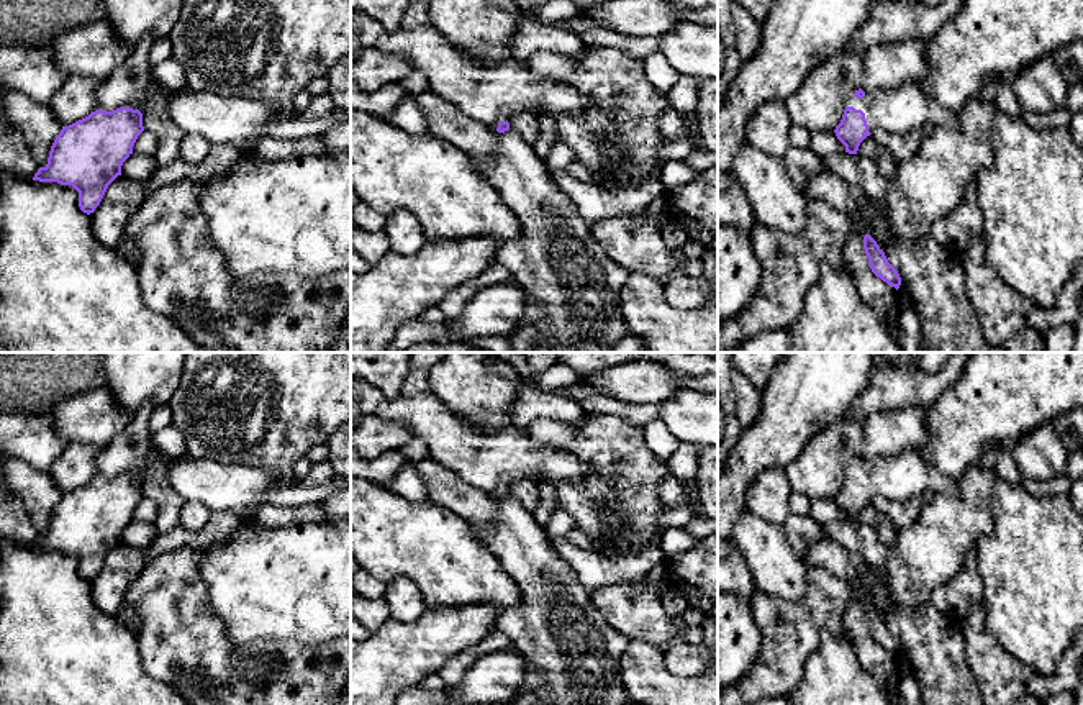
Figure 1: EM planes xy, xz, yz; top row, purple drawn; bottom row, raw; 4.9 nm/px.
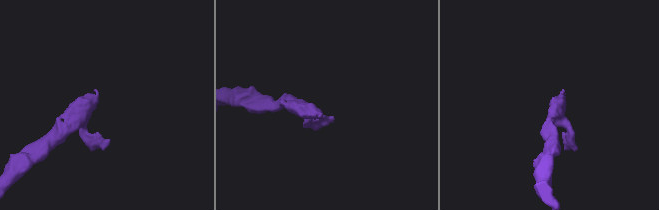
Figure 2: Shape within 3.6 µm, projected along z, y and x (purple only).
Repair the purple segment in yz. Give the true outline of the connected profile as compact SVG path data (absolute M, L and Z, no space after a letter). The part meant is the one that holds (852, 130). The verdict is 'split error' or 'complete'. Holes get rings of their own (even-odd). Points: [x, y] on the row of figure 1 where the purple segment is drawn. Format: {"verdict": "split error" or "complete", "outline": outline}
{"verdict": "split error", "outline": "M906 82L898 89L863 92L847 100L841 123L834 133L845 152L857 154L860 143L878 130L906 133L926 123L944 130L960 128L958 111L940 107L921 82Z"}

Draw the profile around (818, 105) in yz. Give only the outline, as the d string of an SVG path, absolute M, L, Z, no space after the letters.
M845 48L816 67L785 105L791 125L808 131L834 131L841 123L847 100L862 85L863 52Z

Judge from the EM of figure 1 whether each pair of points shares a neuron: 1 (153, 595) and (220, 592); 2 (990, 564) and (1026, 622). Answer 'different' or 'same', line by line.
1: different
2: same

